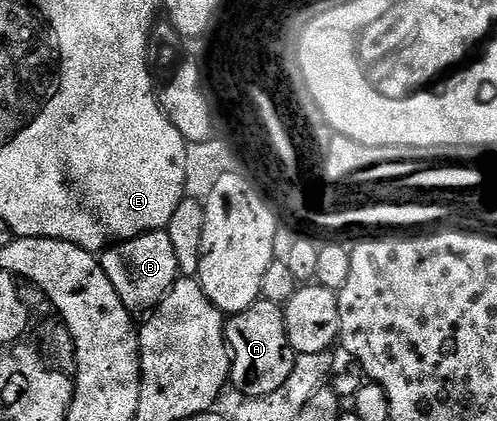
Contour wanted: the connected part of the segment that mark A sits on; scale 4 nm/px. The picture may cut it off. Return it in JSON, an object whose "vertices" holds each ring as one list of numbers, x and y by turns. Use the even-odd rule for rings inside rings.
{"vertices":[[260,298,257,303,250,305,250,309,231,316,225,322,224,336,228,342,228,354,232,357,230,383,241,391,245,400,273,393,290,377,297,354,292,350,290,337,286,333,284,308,281,304]]}

